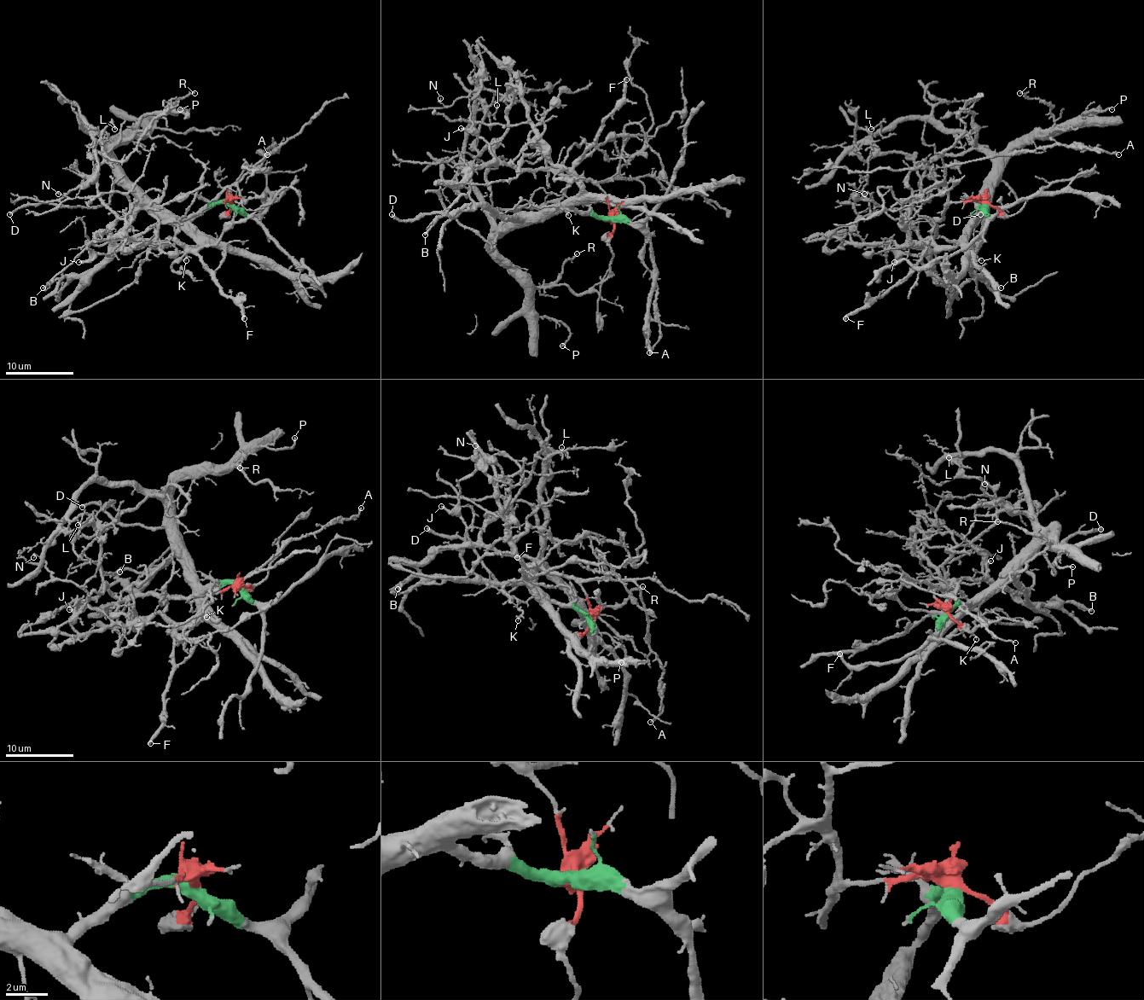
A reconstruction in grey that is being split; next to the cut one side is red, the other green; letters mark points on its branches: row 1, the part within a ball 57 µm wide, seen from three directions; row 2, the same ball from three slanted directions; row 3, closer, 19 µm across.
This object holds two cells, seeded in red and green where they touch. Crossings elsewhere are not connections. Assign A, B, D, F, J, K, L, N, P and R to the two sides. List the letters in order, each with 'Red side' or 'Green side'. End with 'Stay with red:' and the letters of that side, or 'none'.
A: Red side
B: Green side
D: Green side
F: Green side
J: Red side
K: Green side
L: Green side
N: Red side
P: Green side
R: Green side
Stay with red: A, J, N

